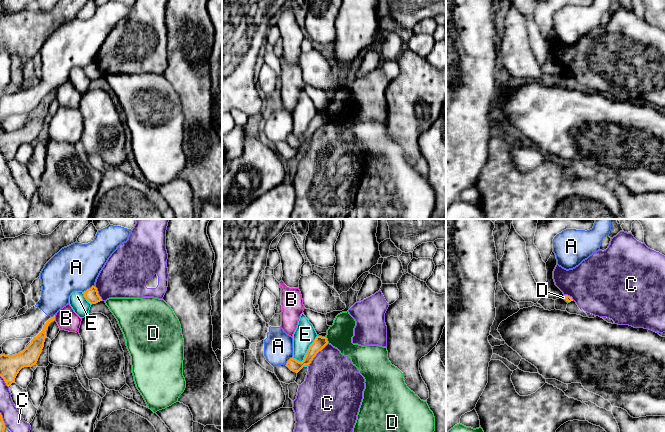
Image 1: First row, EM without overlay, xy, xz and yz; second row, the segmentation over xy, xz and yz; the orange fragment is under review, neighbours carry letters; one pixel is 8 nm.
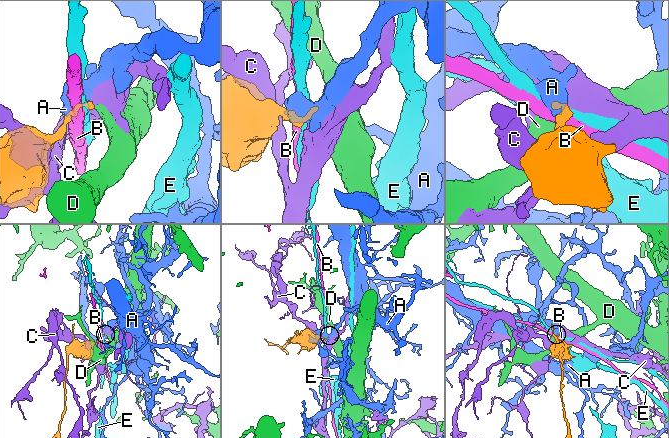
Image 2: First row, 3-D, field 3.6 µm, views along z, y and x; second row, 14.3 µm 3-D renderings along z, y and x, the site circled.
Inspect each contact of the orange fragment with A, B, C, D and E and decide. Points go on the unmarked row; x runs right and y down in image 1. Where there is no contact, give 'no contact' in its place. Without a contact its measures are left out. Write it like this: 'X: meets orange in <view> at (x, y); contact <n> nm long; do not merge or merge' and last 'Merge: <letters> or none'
A: meets orange in xy at (89, 64); contact 110 nm long; do not merge
B: meets orange in xy at (54, 93); contact 40 nm long; do not merge
C: meets orange in xz at (317, 128); contact 240 nm long; do not merge
D: meets orange in xz at (326, 116); contact 50 nm long; do not merge
E: meets orange in xz at (306, 129); contact 280 nm long; do not merge
Merge: none

